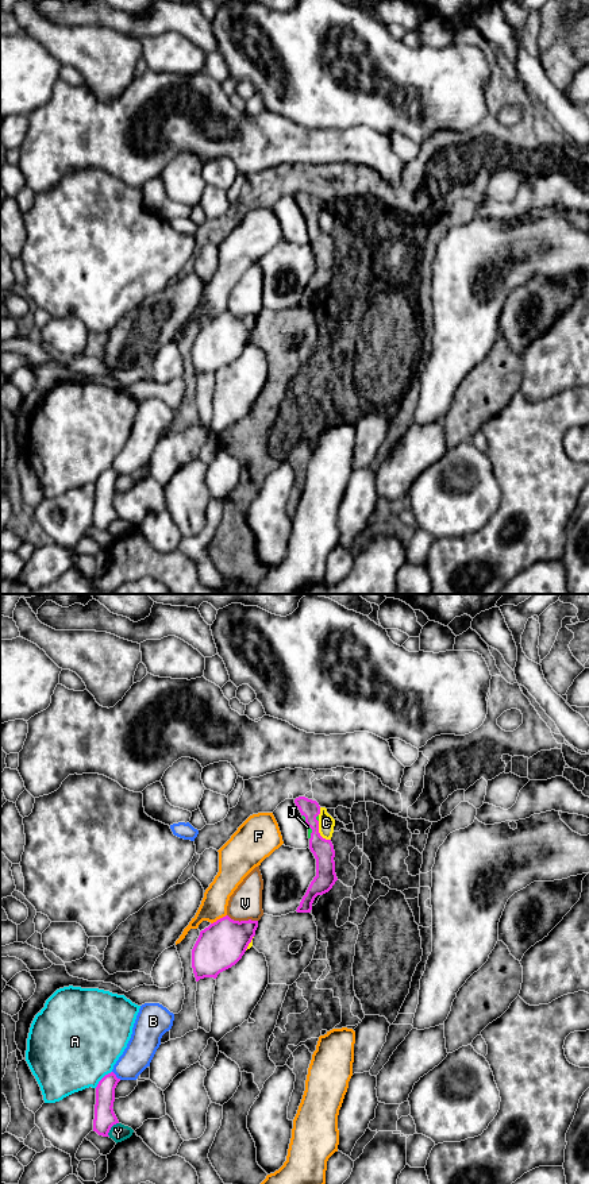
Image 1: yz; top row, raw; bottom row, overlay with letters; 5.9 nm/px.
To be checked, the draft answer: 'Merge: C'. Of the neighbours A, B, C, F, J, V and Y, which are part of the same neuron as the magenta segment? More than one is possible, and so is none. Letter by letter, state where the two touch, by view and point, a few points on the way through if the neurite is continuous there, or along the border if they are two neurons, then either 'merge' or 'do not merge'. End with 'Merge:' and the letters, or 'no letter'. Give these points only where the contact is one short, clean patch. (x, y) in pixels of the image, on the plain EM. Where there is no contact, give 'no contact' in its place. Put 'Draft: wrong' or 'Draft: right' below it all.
A: meets magenta in yz at (101, 474); do not merge
B: meets magenta in yz at (115, 471); do not merge
C: meets magenta in yz at (319, 228); do not merge
F: meets magenta in yz at (218, 315); do not merge
J: meets magenta in yz at (312, 227); border along yz (307, 220), (311, 224), (310, 234); do not merge
V: meets magenta in yz at (242, 316); do not merge
Y: meets magenta in yz at (110, 524); do not merge
Merge: no letter
Draft: wrong

